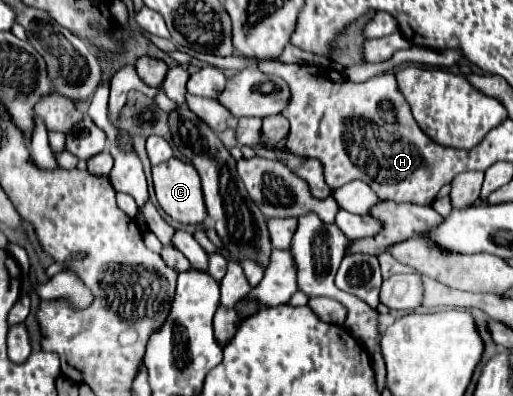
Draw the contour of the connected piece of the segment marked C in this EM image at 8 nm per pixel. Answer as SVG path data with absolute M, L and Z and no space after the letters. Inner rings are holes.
M177 158L169 160L167 164L153 166L153 184L155 184L155 196L161 208L177 222L181 224L203 224L207 218L207 206L201 190L201 178L199 172L191 162L181 162Z

